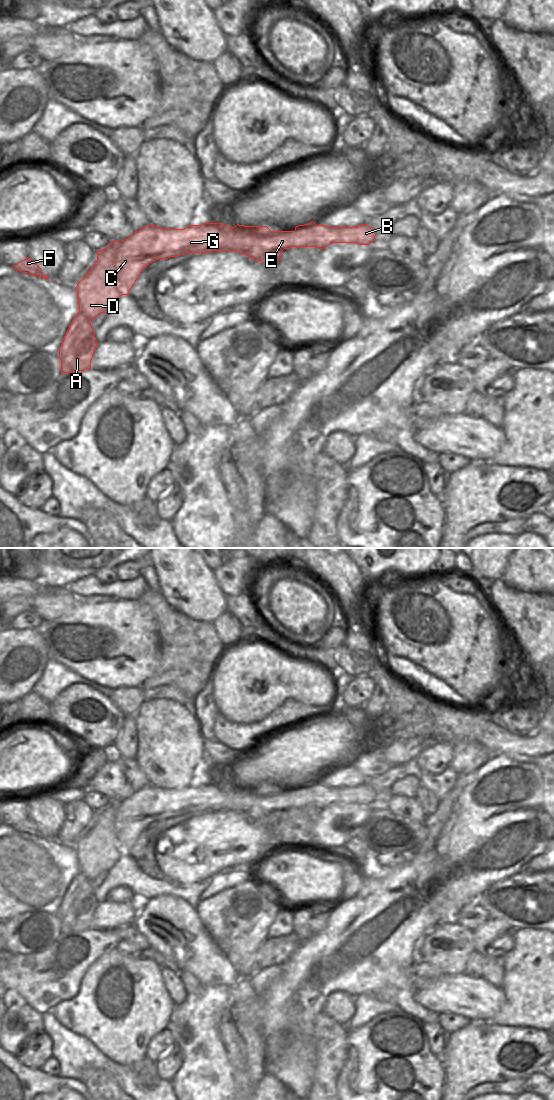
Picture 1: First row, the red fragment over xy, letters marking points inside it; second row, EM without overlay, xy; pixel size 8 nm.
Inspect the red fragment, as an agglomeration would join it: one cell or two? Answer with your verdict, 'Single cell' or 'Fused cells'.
Fused cells

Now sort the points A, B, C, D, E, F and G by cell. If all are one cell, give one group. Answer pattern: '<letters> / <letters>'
A D / B C E F G

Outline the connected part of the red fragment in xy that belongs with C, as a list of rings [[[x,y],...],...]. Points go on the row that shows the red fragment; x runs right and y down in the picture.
[[[313,221],[298,225],[294,231],[271,231],[267,226],[234,227],[222,223],[204,223],[189,225],[184,229],[164,229],[148,225],[135,231],[130,237],[117,241],[117,268],[109,272],[109,284],[102,285],[101,301],[106,299],[118,301],[122,295],[129,295],[141,272],[158,259],[178,257],[186,253],[210,253],[212,251],[236,251],[256,261],[260,261],[269,268],[281,260],[281,252],[292,247],[318,247],[324,249],[332,243],[358,243],[369,245],[375,240],[376,233],[368,225],[356,227],[328,227],[316,225]]]

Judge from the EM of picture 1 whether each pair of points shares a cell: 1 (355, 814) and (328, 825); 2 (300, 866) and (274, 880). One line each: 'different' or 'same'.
1: same
2: same

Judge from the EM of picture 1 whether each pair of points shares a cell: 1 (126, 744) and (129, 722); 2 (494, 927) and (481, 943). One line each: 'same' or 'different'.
1: same
2: same

